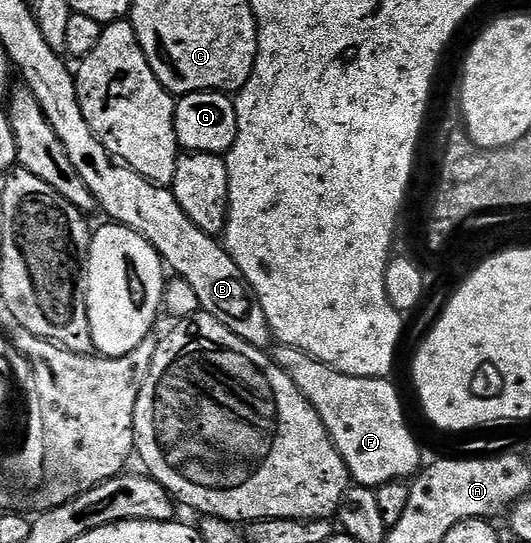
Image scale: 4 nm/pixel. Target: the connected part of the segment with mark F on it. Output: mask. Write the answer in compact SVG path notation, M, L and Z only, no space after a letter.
M276 343L274 348L276 366L289 374L289 382L293 382L293 386L297 386L303 397L311 403L313 410L317 410L355 484L377 489L385 482L410 481L420 471L424 463L423 456L407 425L399 392L390 384L390 379L357 378L341 374L299 348L281 343Z

